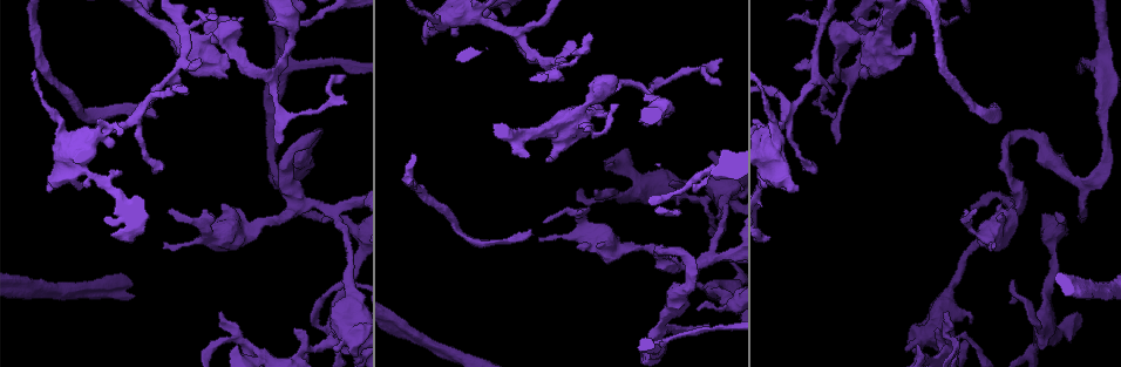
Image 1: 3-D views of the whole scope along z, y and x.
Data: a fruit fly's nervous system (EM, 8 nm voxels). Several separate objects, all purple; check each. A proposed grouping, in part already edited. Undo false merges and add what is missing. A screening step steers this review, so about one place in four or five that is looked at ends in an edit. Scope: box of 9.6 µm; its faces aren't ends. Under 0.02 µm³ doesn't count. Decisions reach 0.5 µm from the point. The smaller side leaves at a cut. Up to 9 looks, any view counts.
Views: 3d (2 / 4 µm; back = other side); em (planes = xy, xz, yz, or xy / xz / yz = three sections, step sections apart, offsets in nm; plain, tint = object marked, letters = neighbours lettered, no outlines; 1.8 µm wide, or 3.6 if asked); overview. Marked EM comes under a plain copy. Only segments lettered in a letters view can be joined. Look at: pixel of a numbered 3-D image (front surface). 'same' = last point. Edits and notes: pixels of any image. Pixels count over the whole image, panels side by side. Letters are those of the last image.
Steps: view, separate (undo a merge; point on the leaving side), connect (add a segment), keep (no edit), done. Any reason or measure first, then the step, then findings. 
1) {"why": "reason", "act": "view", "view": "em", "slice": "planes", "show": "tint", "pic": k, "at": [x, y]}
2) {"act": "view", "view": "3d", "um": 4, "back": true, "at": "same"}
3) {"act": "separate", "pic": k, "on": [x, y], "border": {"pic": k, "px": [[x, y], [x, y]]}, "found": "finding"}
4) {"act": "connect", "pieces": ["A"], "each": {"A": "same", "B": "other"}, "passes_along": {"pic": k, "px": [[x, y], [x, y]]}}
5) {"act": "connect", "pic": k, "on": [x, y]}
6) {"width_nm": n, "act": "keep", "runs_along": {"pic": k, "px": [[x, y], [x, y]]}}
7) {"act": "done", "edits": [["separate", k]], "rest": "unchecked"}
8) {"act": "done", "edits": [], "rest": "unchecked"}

{"why": "long arm stops here", "act": "view", "view": "3d", "um": 2, "pic": 1, "at": [156, 115]}

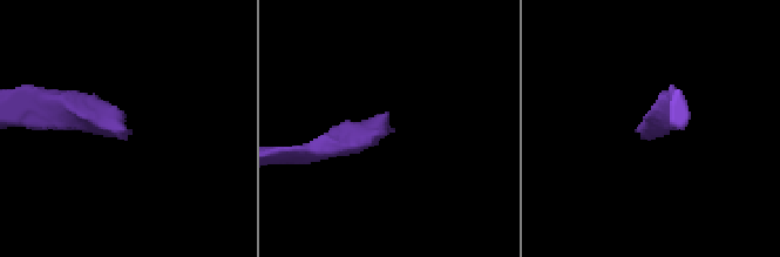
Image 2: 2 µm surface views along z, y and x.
{"why": "now the EM", "act": "view", "view": "em", "slice": "planes", "show": "letters", "pic": 2, "at": [121, 131]}

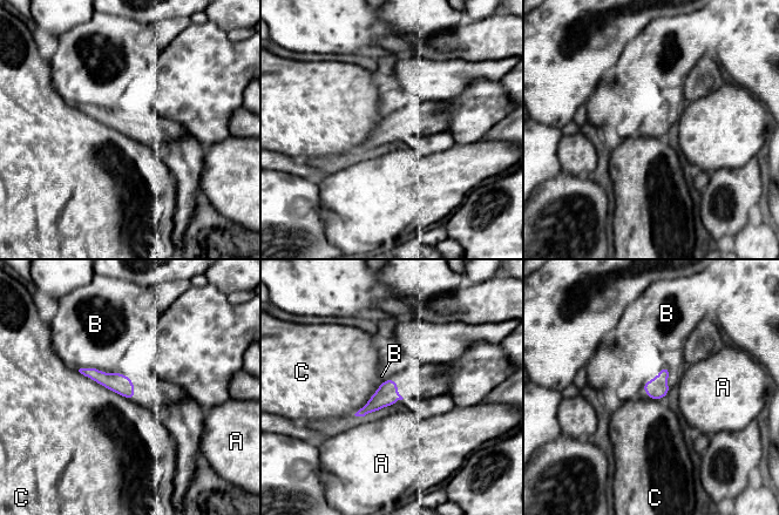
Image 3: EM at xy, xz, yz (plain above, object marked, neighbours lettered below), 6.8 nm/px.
{"act": "keep", "each": {"A": "other", "B": "other", "C": "other"}, "runs_along": {"pic": 3, "px": [[83, 371], [116, 381], [131, 393]]}, "found": "no lettered segment goes on from it"}

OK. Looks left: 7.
{"act": "view", "view": "3d", "um": 4, "pic": 1, "at": [574, 46]}

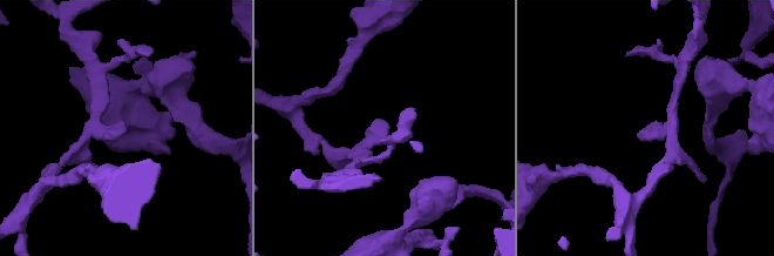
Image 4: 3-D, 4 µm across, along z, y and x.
{"act": "view", "view": "em", "slice": "yz", "step": 4, "show": "letters", "pic": 4, "at": [648, 124]}

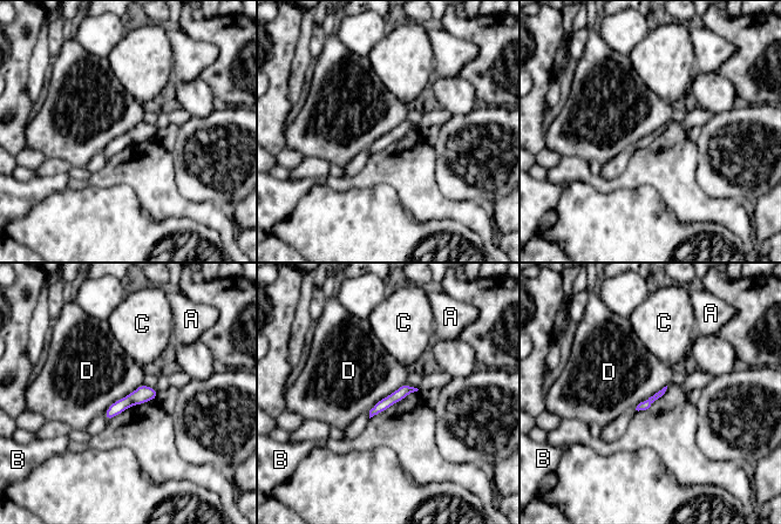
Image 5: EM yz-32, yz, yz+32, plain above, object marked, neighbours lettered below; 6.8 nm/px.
{"act": "keep", "each": {"A": "other", "B": "other", "C": "other", "D": "other"}, "found": "no lettered segment goes on from it"}

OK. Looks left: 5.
{"why": "calibre changes", "act": "view", "view": "3d", "um": 4, "pic": 1, "at": [774, 118]}

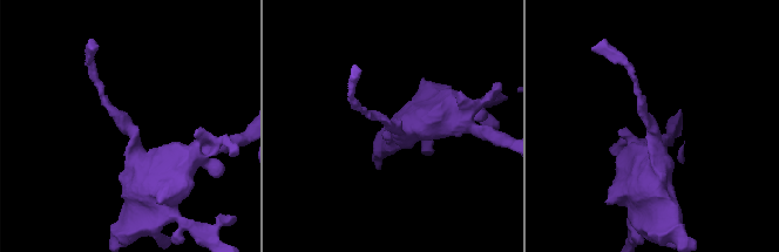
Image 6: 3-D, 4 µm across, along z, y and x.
{"why": "shape alone is not enough", "act": "view", "view": "em", "um": 3.6, "slice": "xz", "step": 8, "show": "letters", "pic": 6, "at": [652, 124]}

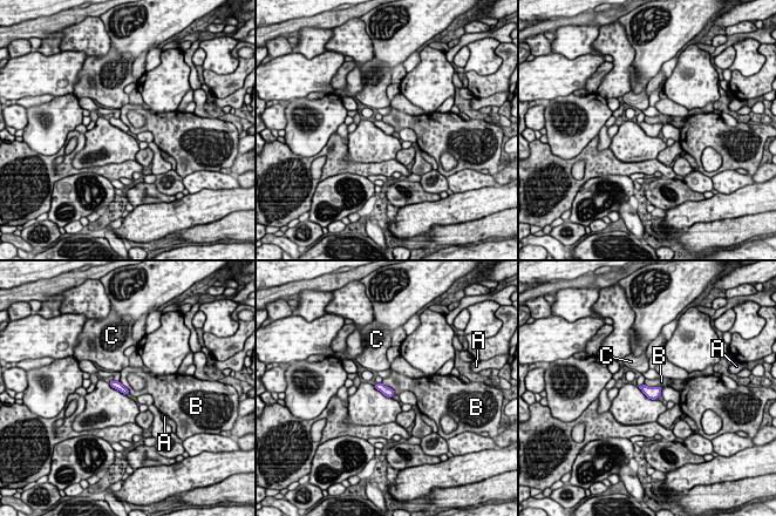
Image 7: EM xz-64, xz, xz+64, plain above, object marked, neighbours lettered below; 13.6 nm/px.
{"why": "cut it another way", "act": "view", "view": "em", "um": 3.6, "slice": "planes", "show": "letters", "at": "same"}

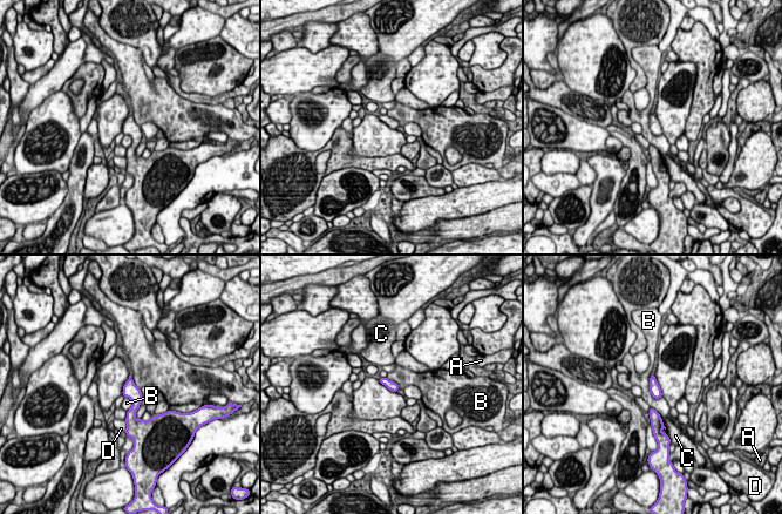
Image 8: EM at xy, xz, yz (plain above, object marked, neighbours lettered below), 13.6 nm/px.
{"width_nm": 140, "act": "keep", "each": {"A": "other", "B": "other", "C": "other", "D": "other"}, "border": {"pic": 8, "px": [[651, 373], [650, 393], [659, 399]]}, "found": "continuous, no second cell"}

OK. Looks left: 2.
{"why": "an open end", "act": "view", "view": "3d", "um": 2, "pic": 1, "at": [296, 329]}

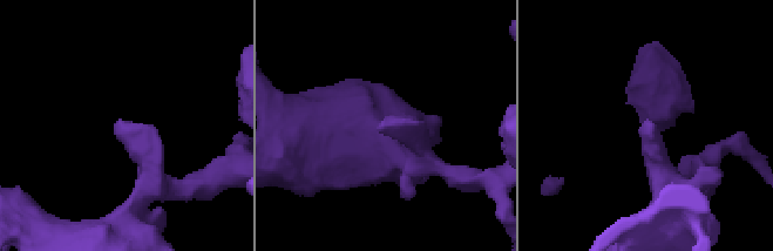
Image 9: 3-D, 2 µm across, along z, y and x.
{"why": "need the tissue", "act": "view", "view": "em", "slice": "planes", "show": "letters", "pic": 9, "at": [115, 123]}

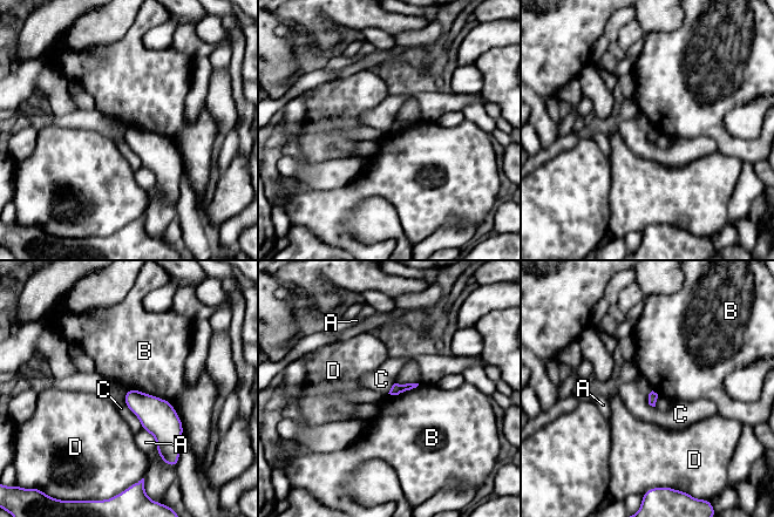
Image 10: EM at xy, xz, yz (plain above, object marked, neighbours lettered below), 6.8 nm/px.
{"act": "keep", "each": {"A": "other", "B": "other", "C": "other", "D": "other"}, "border": {"pic": 10, "px": [[126, 390], [124, 405], [142, 428]]}, "found": "none of them fits"}

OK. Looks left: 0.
{"act": "done", "edits": [], "rest": "unchecked"}

